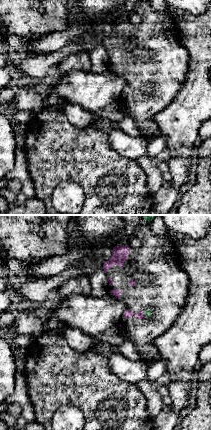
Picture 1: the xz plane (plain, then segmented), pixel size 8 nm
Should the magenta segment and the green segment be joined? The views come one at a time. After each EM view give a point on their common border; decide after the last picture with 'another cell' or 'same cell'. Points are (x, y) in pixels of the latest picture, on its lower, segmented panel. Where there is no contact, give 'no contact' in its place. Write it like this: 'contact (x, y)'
contact (143, 314)

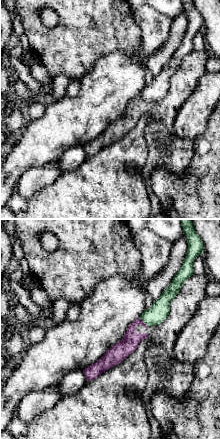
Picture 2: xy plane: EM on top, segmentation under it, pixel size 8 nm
contact (143, 322)

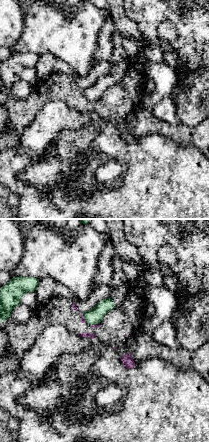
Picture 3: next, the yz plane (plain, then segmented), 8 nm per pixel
contact (82, 317)

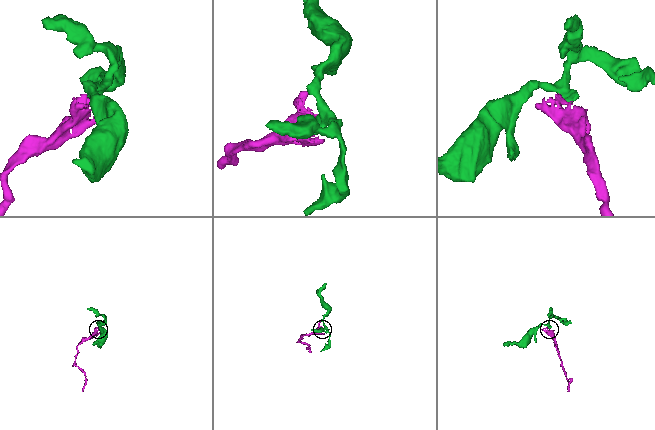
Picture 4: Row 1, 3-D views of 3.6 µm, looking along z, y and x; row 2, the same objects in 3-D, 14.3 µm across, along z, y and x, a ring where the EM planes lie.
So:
another cell

